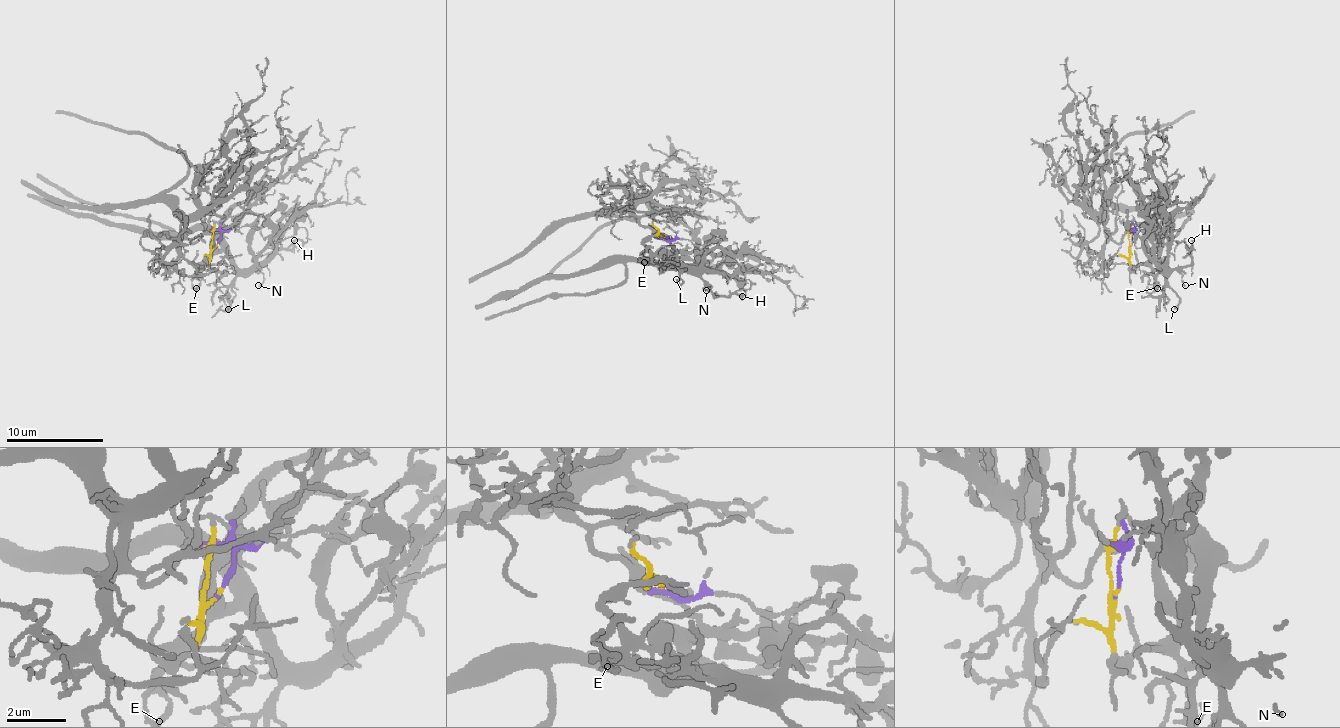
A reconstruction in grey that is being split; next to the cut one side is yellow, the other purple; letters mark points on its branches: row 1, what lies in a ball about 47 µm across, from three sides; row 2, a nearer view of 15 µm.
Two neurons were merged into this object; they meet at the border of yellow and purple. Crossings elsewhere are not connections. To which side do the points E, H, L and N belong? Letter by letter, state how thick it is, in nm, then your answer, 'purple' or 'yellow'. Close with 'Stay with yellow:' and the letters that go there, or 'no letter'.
E: 190 nm | yellow
H: 150 nm | yellow
L: 160 nm | yellow
N: 110 nm | yellow
Stay with yellow: E, H, L, N

